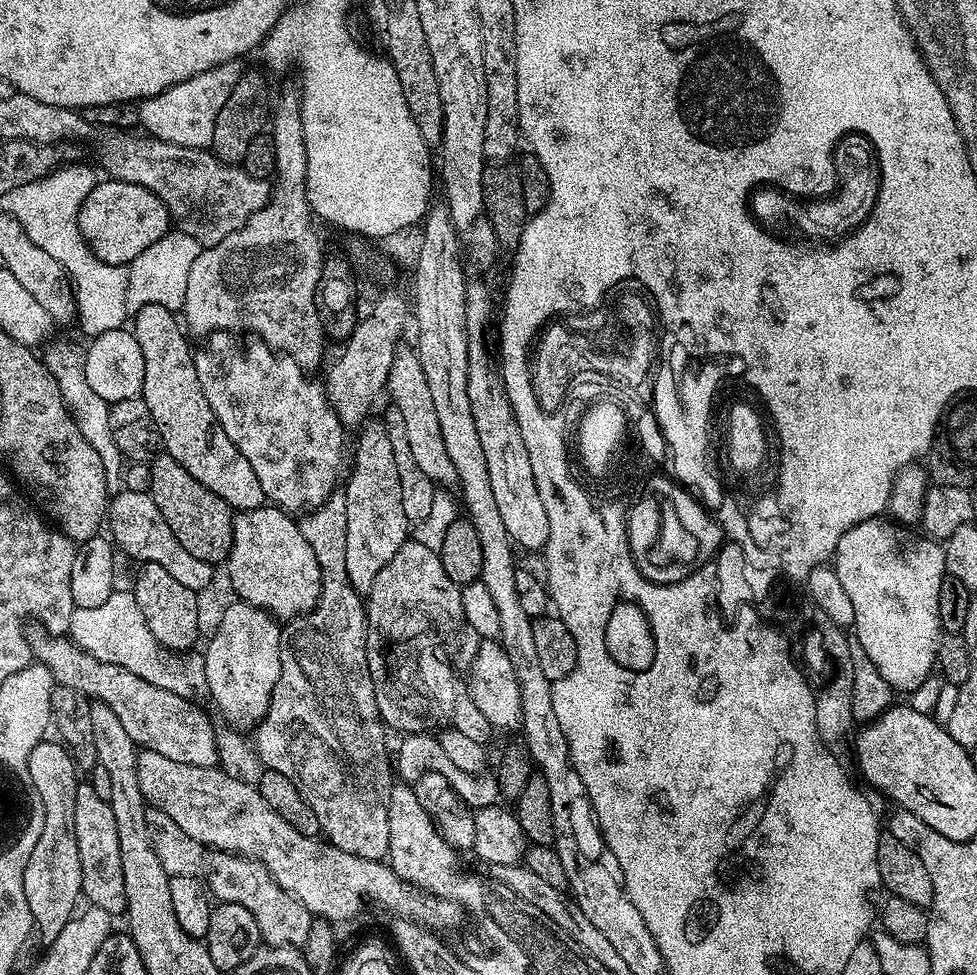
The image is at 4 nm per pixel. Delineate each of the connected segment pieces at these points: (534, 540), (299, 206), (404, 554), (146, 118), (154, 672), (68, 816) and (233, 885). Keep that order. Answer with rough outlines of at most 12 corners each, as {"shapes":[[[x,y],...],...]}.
{"shapes":[[[466,286],[466,391],[498,514],[539,553],[550,522],[497,357],[492,298]],[[303,171],[201,247],[182,320],[319,366],[325,253]],[[406,540],[366,594],[367,666],[389,729],[418,734],[404,640],[463,624],[439,553]],[[222,62],[139,101],[139,127],[211,149],[246,68]],[[135,591],[73,607],[70,639],[193,702],[203,655],[161,648]],[[56,740],[27,770],[41,837],[23,871],[47,946],[75,915],[82,864],[74,831],[80,778]],[[213,851],[206,887],[246,906],[267,947],[300,948],[312,913],[257,860]]]}

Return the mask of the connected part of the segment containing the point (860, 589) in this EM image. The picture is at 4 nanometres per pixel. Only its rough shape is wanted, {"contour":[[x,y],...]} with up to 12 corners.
{"contour":[[891,519],[834,567],[854,638],[897,693],[937,667],[944,550]]}

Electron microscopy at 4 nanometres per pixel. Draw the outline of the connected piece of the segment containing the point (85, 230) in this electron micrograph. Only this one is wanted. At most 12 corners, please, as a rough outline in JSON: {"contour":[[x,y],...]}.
{"contour":[[101,179],[77,224],[99,260],[125,266],[170,231],[166,206]]}

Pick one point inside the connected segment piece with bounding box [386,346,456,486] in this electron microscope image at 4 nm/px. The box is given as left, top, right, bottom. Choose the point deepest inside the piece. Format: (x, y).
(407, 387)

